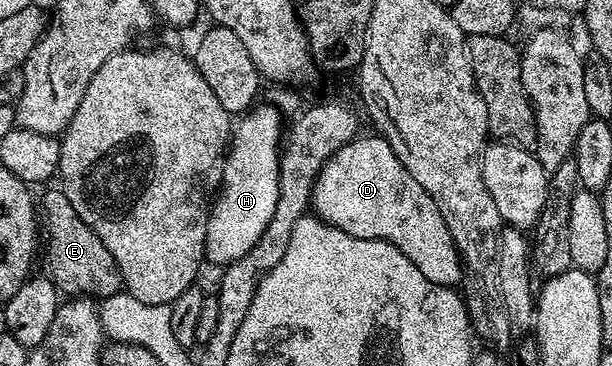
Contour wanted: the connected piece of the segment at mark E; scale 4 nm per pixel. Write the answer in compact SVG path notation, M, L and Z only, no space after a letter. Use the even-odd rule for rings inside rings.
M60 190L46 192L40 196L40 208L41 211L42 208L46 211L45 223L46 220L50 223L50 269L48 269L48 275L54 285L58 287L59 293L70 298L101 298L123 291L122 275L120 266L116 266L116 258L112 258L112 254L108 254L108 246L104 246L104 242L100 242L96 230L92 230L92 226L88 226L88 222L84 222L84 218L80 218L80 214L76 214L72 202L68 202L66 195Z

